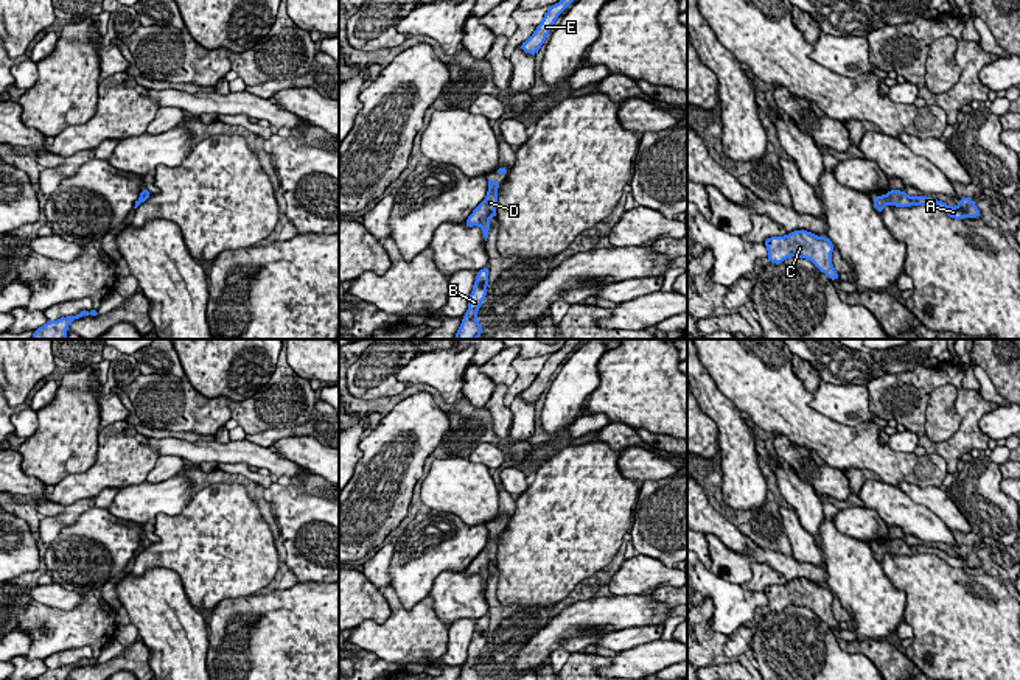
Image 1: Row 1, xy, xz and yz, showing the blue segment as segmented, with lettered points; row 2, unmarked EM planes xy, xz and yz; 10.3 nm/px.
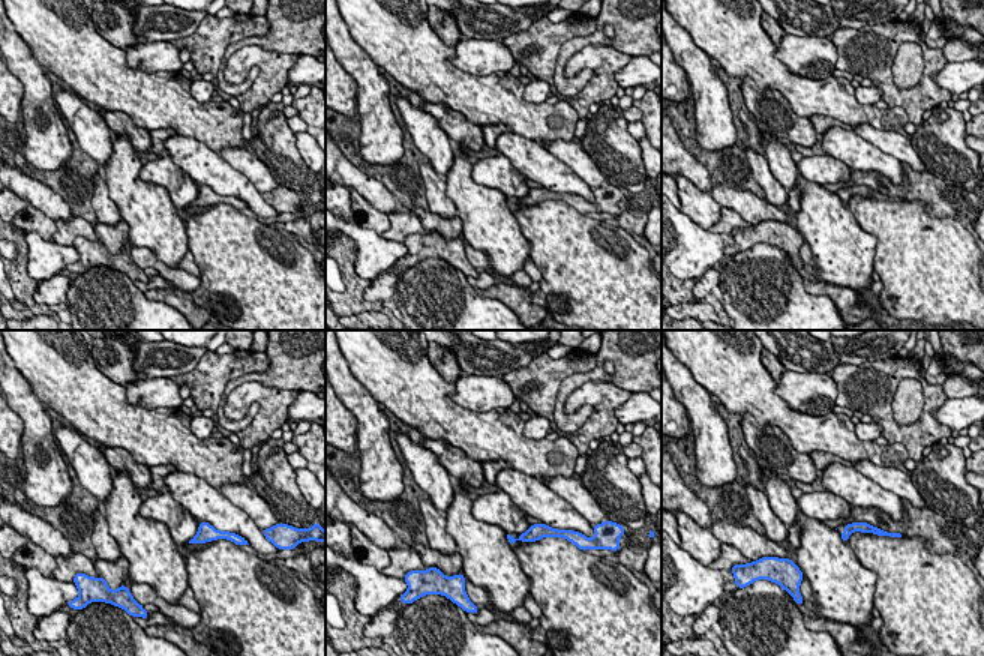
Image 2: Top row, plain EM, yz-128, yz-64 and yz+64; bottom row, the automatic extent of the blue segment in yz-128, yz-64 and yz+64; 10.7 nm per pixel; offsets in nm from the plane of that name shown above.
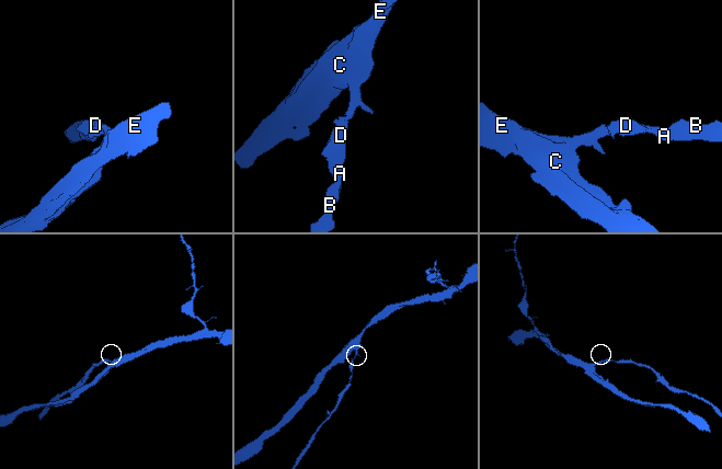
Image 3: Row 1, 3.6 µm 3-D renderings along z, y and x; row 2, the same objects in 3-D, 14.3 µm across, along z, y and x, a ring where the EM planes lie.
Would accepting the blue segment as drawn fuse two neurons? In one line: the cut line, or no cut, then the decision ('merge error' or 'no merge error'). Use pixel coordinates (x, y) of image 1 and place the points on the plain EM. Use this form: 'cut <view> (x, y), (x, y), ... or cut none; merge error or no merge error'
cut none; no merge error

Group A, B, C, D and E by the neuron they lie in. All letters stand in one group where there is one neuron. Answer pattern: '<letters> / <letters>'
A B C D E

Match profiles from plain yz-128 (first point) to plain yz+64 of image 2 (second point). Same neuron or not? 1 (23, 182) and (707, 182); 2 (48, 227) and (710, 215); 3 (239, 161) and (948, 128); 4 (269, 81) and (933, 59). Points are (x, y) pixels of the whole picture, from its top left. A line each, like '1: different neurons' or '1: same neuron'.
1: same neuron
2: same neuron
3: different neurons
4: same neuron

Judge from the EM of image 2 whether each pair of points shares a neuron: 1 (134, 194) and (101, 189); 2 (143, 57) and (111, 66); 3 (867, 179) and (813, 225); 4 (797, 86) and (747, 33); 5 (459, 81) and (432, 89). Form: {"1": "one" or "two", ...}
{"1": "two", "2": "two", "3": "two", "4": "one", "5": "one"}

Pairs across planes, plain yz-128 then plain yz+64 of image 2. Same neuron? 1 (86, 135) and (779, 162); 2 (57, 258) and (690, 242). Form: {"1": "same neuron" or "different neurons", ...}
{"1": "same neuron", "2": "same neuron"}

